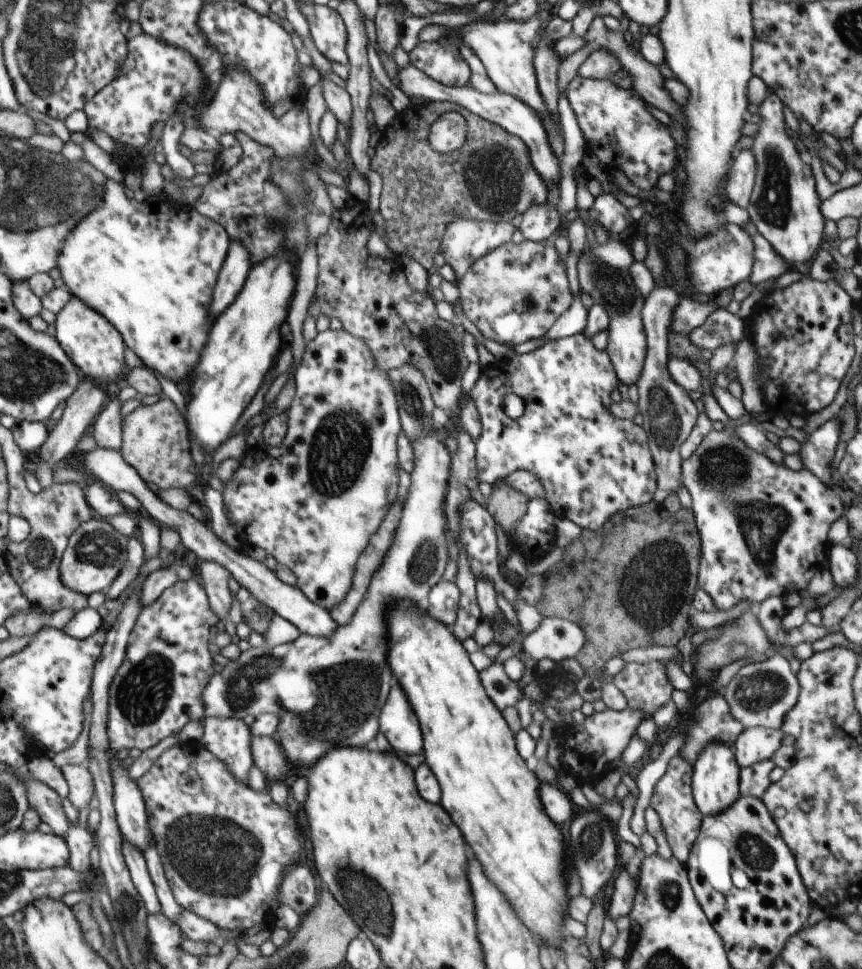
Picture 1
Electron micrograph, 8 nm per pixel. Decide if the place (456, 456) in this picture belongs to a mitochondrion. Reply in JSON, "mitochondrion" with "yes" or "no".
{"mitochondrion":"no"}

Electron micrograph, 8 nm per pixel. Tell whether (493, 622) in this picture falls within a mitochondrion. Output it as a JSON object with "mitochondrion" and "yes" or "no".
{"mitochondrion":"no"}

